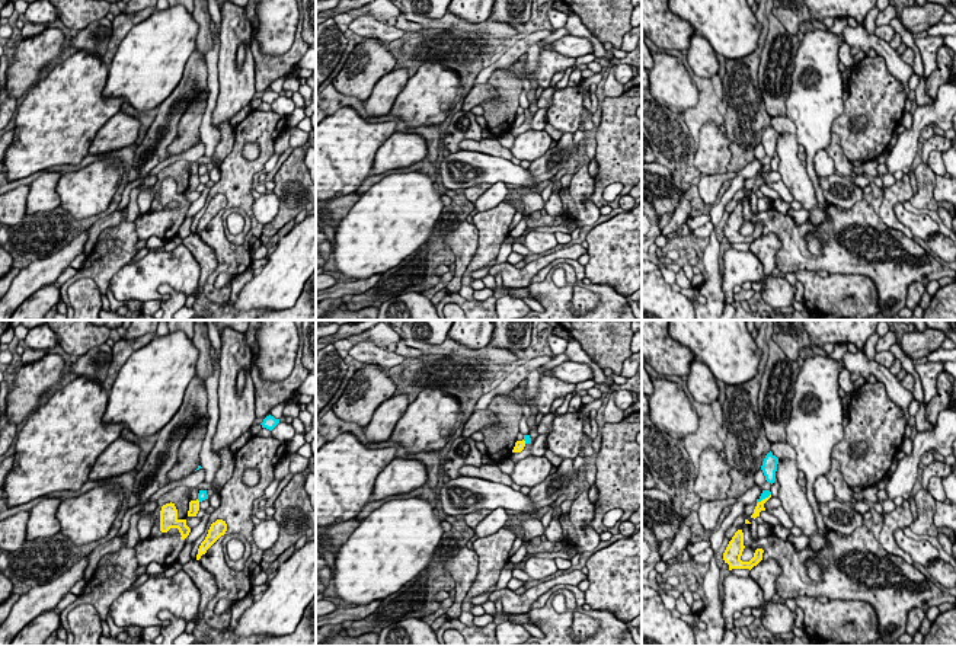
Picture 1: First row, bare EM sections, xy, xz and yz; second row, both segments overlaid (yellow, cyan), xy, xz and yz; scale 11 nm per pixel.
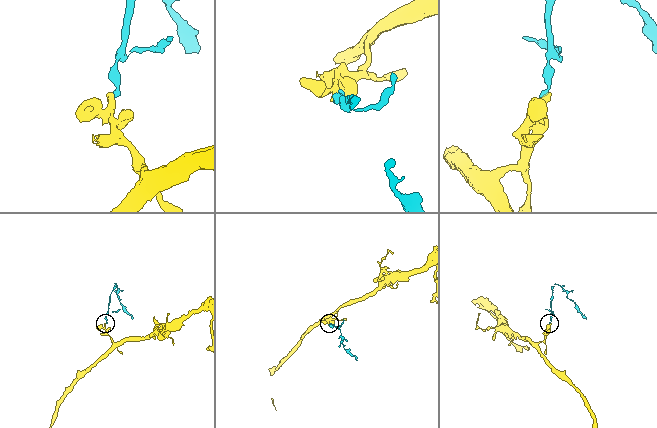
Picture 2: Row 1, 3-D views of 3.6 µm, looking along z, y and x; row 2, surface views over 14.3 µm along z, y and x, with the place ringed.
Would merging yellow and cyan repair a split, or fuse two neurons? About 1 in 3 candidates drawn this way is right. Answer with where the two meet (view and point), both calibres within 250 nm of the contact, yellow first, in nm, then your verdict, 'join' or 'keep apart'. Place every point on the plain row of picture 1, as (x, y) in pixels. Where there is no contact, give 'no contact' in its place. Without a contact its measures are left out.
contact yz (763, 173); calibres 100 and 90 nm; keep apart

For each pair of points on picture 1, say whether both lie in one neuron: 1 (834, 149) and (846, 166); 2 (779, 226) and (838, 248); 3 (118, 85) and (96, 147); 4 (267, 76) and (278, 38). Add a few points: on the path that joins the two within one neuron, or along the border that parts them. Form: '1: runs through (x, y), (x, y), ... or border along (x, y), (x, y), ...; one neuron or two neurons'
1: runs through (835, 153), (841, 162); one neuron
2: runs through (793, 242), (809, 259), (822, 259); one neuron
3: border along (108, 67), (104, 95), (120, 96), (124, 101); two neurons
4: border along (297, 29), (283, 54), (264, 54), (252, 37); two neurons

